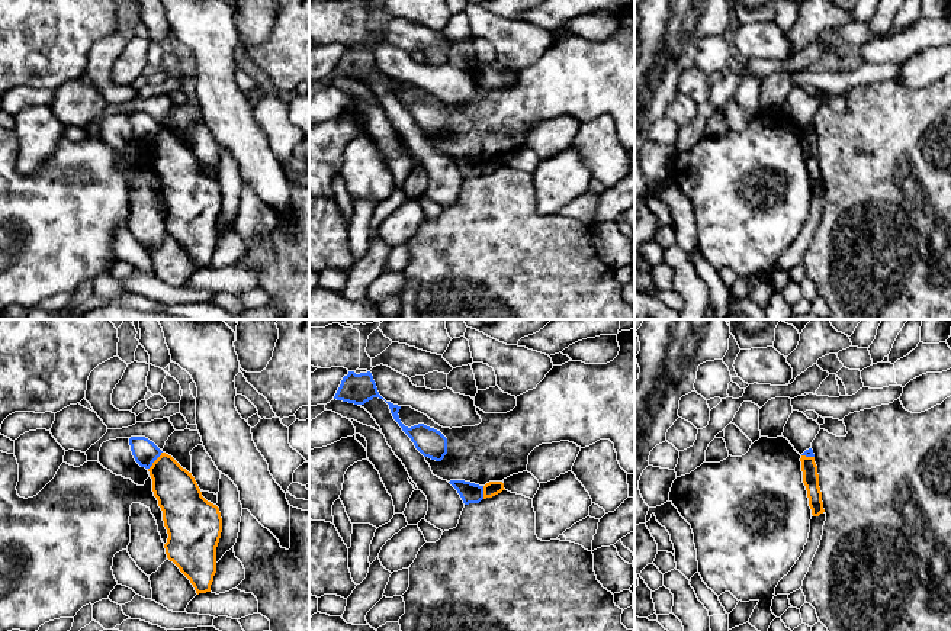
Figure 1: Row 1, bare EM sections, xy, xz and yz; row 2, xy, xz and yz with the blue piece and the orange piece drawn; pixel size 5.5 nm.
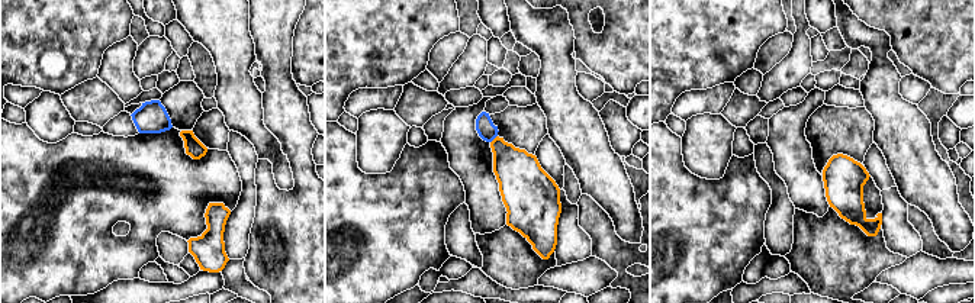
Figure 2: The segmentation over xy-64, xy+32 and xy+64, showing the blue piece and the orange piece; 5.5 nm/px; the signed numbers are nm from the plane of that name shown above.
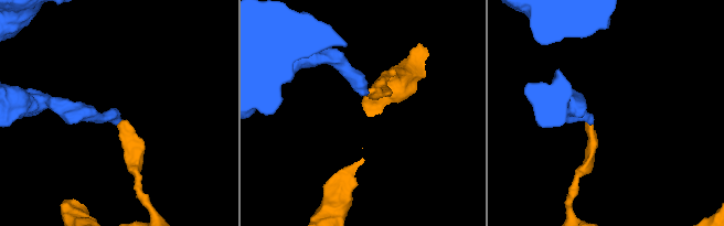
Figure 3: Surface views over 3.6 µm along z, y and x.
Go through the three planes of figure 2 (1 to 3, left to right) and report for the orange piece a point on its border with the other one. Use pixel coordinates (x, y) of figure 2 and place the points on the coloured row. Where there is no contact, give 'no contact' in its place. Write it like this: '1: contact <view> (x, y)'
1: no contact
2: contact xy+32 (494, 138)
3: no contact

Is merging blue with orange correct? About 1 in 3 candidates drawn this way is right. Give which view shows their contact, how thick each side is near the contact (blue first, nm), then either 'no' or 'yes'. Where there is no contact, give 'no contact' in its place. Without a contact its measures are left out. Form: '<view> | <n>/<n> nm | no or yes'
xy | 140/240 nm | no

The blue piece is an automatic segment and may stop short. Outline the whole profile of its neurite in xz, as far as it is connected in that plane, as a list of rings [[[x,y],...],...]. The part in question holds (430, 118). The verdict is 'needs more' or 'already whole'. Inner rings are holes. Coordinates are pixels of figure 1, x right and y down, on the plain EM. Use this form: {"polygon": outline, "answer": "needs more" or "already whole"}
{"polygon": [[[386,77],[389,80],[393,94],[399,99],[402,106],[411,113],[415,123],[424,131],[436,136],[441,136],[447,129],[447,113],[437,104],[424,99],[405,102],[399,94],[401,81]]], "answer": "already whole"}

